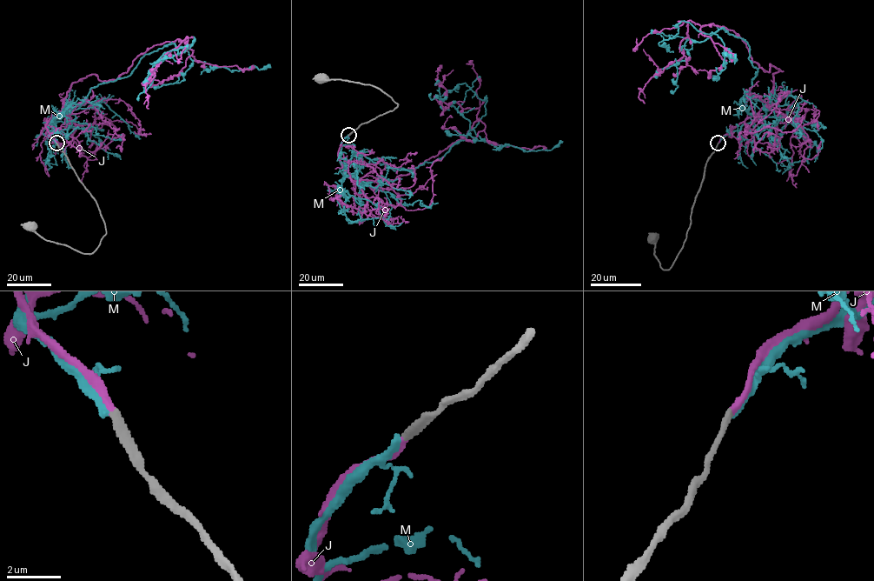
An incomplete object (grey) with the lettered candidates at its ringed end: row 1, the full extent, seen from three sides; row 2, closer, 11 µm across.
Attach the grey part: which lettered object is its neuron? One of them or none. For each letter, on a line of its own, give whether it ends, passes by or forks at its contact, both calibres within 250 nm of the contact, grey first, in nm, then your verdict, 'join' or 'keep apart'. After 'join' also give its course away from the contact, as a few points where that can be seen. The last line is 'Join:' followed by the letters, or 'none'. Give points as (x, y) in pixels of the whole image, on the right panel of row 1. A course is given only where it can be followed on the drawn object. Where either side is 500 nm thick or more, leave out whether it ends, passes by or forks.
J: it ends; calibres 280 and 240 nm; join; course (718, 143), (767, 103), (778, 71), (751, 60), (733, 30), (689, 21), (683, 56), (645, 83), (645, 103)
M: it ends; calibres 280 and 280 nm; keep apart
Join: J

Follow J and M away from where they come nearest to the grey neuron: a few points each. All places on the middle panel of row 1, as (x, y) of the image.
J: (348, 135), (338, 158), (371, 187), (408, 175), (462, 139), (479, 110), (442, 100), (440, 70)
M: (348, 135), (343, 166), (354, 153), (407, 169), (441, 158), (471, 130), (493, 145), (526, 151), (562, 141)

